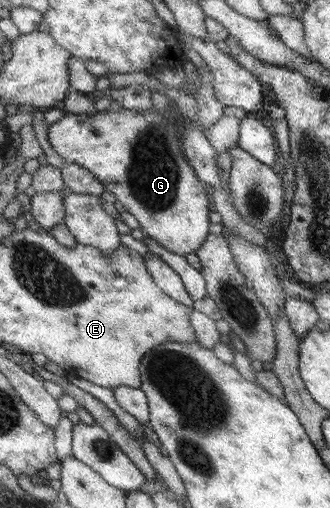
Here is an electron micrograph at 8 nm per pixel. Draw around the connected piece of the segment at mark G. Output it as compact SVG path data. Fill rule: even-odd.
M175 104L170 112L160 112L157 107L153 107L152 110L146 112L131 112L127 109L120 111L104 111L99 113L95 110L91 114L66 114L64 118L61 118L57 123L50 126L48 131L48 140L51 143L51 147L55 149L57 154L63 157L66 163L75 163L83 165L83 167L89 169L99 181L103 184L103 187L107 188L109 193L115 195L117 201L119 201L126 210L131 212L133 216L138 220L140 228L144 231L146 236L154 238L161 246L165 247L168 251L171 251L177 255L188 257L189 254L195 255L199 247L203 242L207 240L207 234L209 234L209 198L207 198L207 192L205 192L205 186L203 186L203 180L199 179L195 168L191 167L189 161L185 159L183 151L181 151L180 140L180 124L178 120L174 120L174 116L179 115L180 112Z

